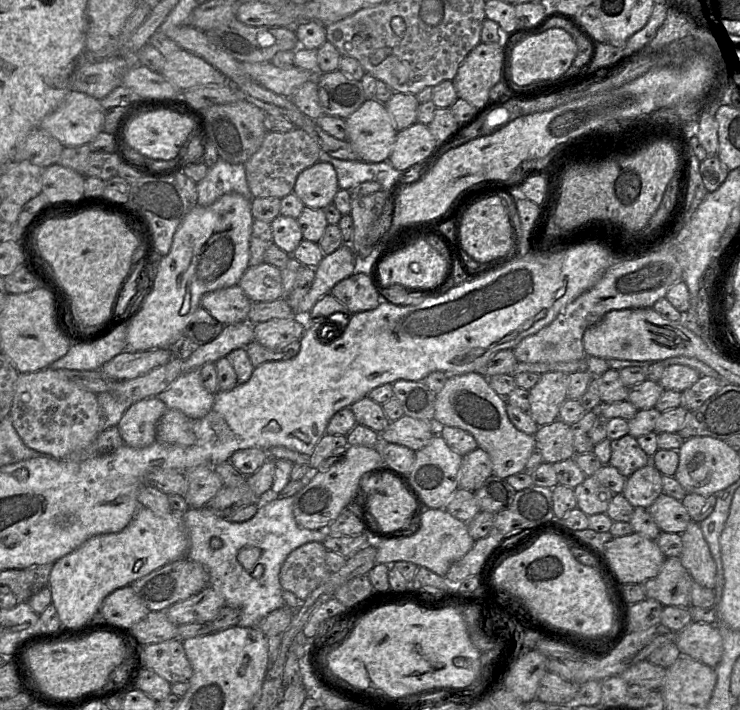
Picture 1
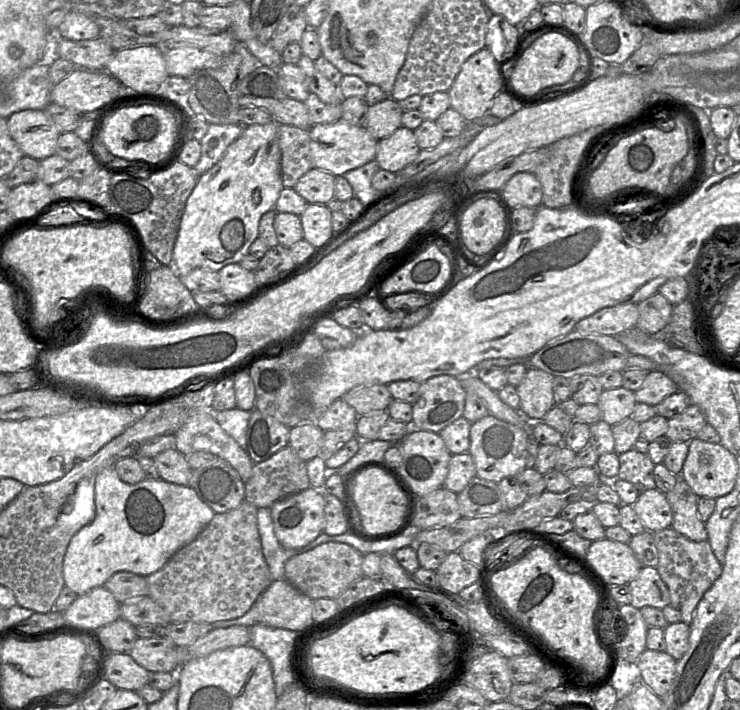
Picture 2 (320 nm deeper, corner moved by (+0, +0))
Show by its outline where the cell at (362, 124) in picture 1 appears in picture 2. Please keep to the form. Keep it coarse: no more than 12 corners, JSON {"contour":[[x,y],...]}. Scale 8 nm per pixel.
{"contour":[[340,119],[309,129],[312,167],[342,176],[376,158],[378,139]]}

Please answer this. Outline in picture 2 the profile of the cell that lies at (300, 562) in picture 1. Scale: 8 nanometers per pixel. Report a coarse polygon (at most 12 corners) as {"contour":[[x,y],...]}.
{"contour":[[326,542],[291,557],[284,579],[312,600],[363,577],[363,554]]}

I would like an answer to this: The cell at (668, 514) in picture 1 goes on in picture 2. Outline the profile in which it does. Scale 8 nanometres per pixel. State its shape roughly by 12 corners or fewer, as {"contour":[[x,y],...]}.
{"contour":[[656,487],[632,506],[646,531],[671,527],[672,509]]}

